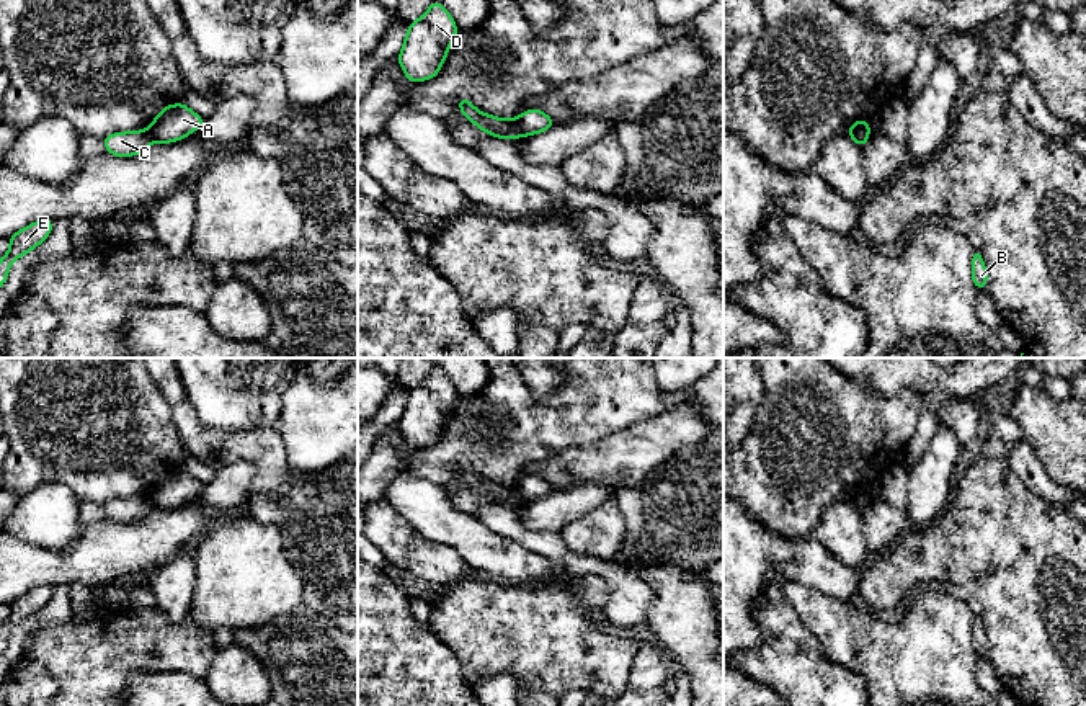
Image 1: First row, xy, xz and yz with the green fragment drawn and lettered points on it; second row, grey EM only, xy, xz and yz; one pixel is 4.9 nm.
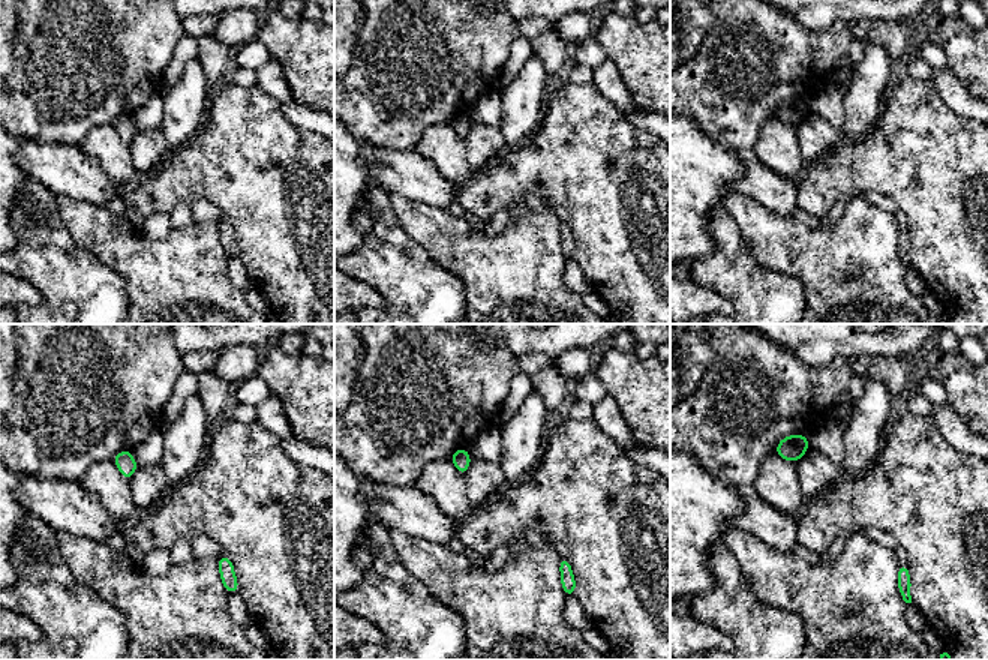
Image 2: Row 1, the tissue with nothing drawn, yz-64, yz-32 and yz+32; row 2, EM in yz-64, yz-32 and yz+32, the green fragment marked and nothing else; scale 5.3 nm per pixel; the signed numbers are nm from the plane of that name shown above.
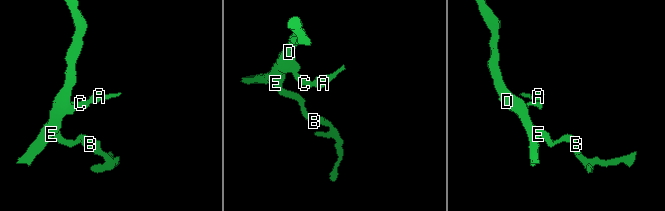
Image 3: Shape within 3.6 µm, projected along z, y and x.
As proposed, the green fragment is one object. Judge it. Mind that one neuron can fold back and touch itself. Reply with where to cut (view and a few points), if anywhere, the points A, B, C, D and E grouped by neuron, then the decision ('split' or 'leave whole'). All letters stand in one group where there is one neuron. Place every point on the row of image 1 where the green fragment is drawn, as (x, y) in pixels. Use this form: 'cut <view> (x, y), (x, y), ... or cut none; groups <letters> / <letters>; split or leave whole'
cut xz (515, 120), (521, 134); groups A / B C D E; split

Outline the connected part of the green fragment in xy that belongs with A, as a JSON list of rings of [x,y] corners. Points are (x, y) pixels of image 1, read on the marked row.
[[[175,103],[162,108],[149,126],[149,131],[155,141],[170,144],[193,134],[204,121],[206,118],[191,111],[185,103]]]

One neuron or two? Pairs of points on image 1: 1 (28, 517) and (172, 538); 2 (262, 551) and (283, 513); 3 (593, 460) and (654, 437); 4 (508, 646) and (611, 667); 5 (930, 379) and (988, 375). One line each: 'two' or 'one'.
1: two
2: two
3: one
4: one
5: one

